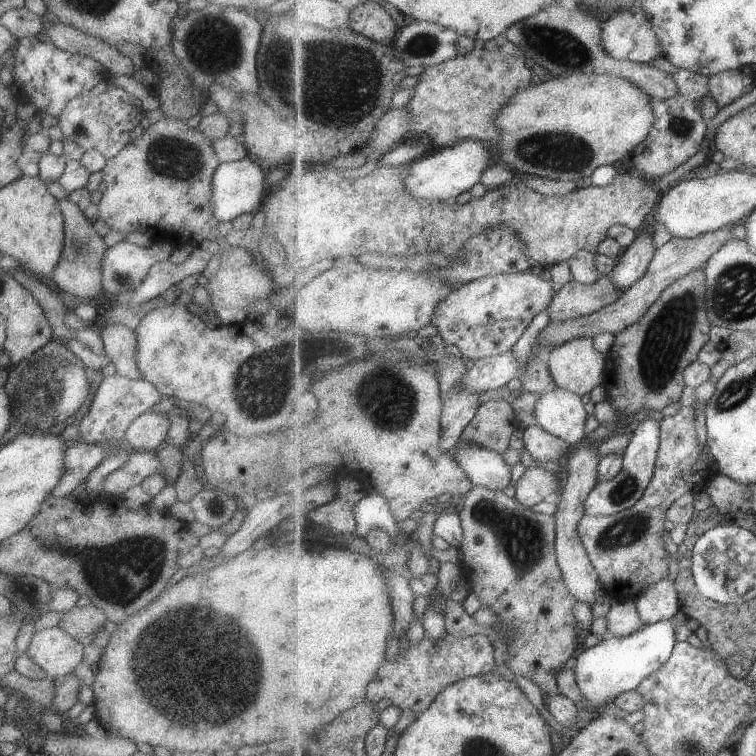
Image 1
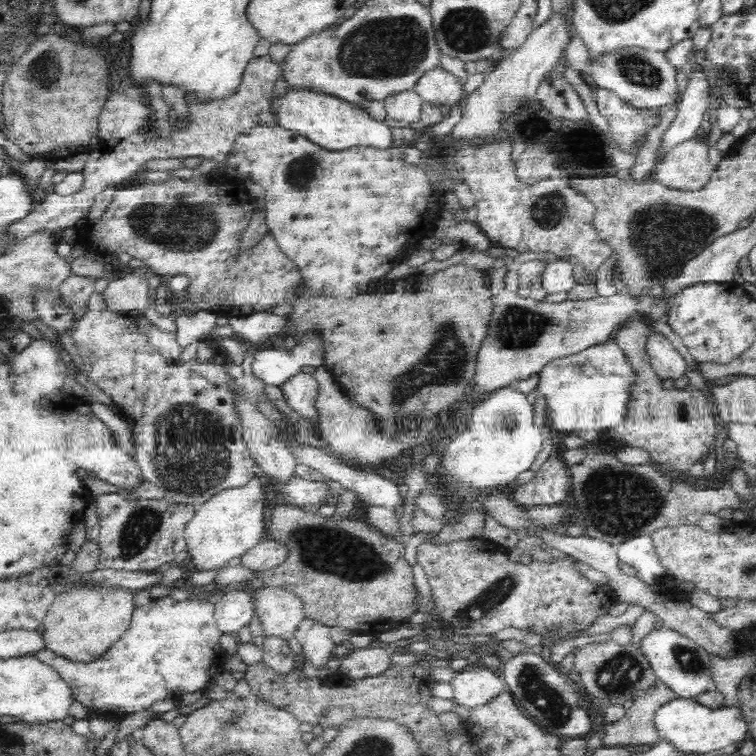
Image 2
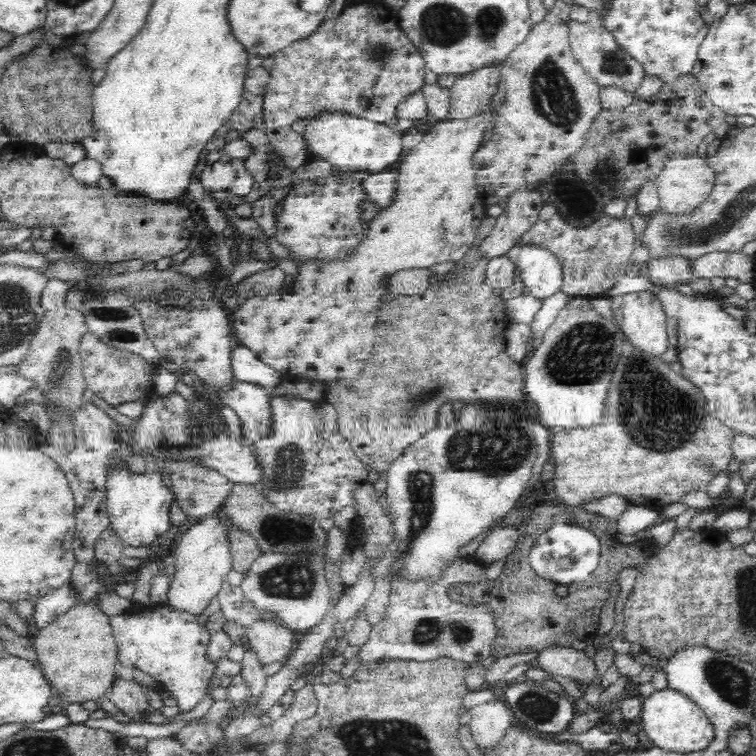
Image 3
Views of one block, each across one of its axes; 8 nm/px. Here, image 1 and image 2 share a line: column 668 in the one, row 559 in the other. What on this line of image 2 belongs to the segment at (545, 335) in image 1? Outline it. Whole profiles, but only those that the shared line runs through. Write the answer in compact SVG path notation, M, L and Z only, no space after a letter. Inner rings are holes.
M266 537L242 557L241 564L263 574L265 571L274 570L277 566L285 563L288 556L290 556L288 546Z

